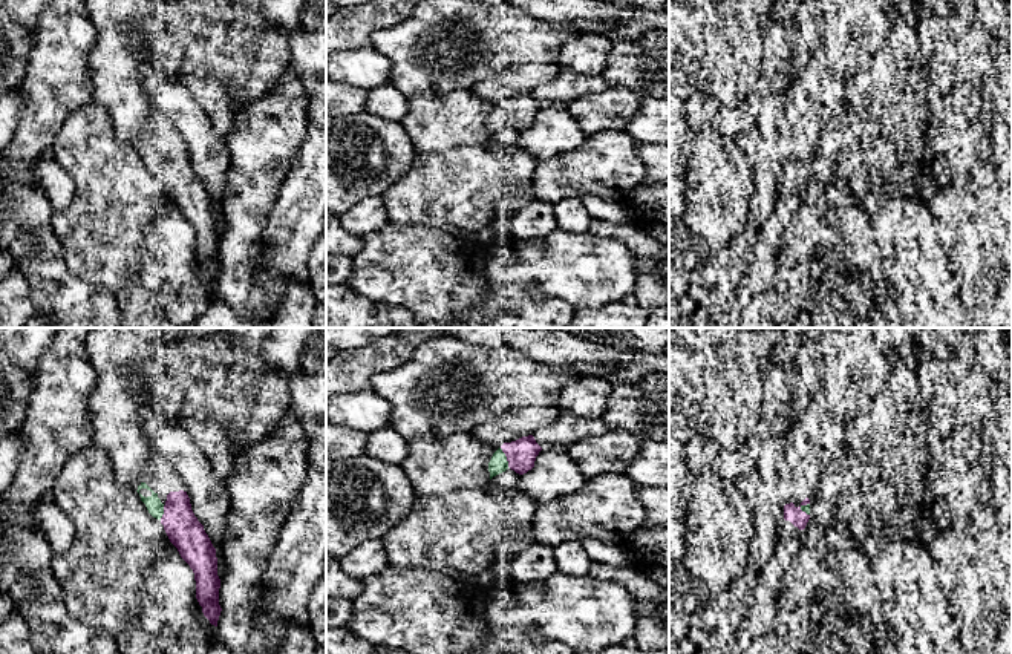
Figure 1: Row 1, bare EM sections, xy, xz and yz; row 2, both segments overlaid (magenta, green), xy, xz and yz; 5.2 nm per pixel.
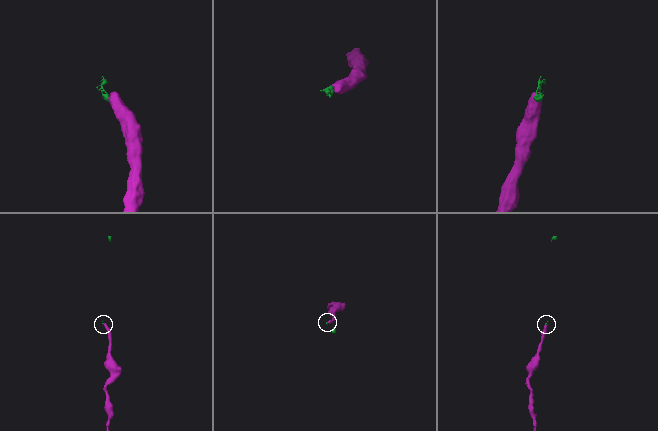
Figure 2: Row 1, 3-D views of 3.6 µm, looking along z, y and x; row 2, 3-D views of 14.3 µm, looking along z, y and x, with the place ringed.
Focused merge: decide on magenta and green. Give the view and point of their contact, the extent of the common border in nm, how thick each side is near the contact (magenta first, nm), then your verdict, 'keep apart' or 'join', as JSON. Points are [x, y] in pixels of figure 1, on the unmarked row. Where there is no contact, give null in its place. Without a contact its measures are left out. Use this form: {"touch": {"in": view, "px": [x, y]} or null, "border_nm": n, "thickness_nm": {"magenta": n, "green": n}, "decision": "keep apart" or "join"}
{"touch": {"in": "xz", "px": [506, 112]}, "border_nm": 120, "thickness_nm": {"magenta": 160, "green": 90}, "decision": "join"}

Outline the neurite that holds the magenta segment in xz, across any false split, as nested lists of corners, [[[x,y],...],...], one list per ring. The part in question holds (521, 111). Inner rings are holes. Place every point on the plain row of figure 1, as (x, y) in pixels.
[[[533,92],[522,93],[511,100],[504,100],[488,119],[490,136],[508,124],[519,132],[527,130],[534,124],[536,113],[542,104]]]

